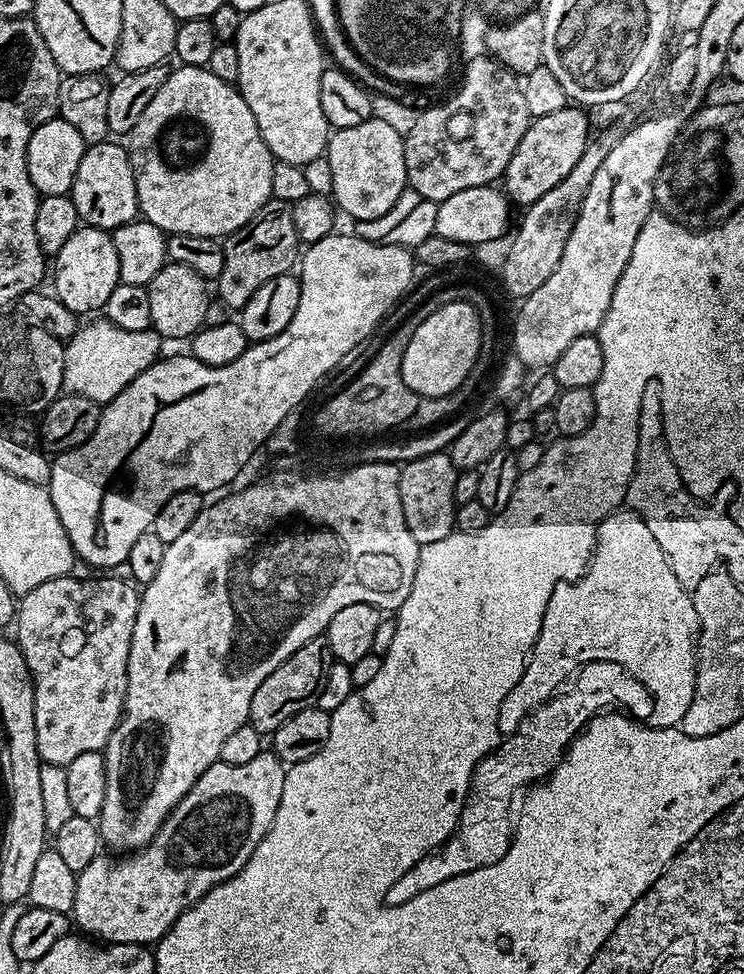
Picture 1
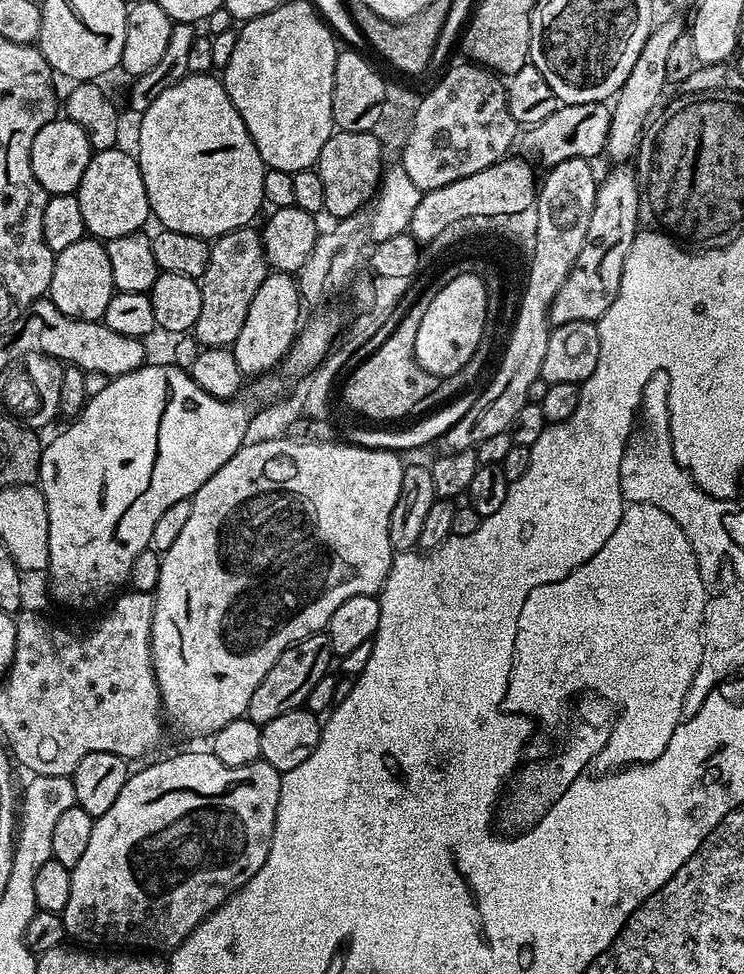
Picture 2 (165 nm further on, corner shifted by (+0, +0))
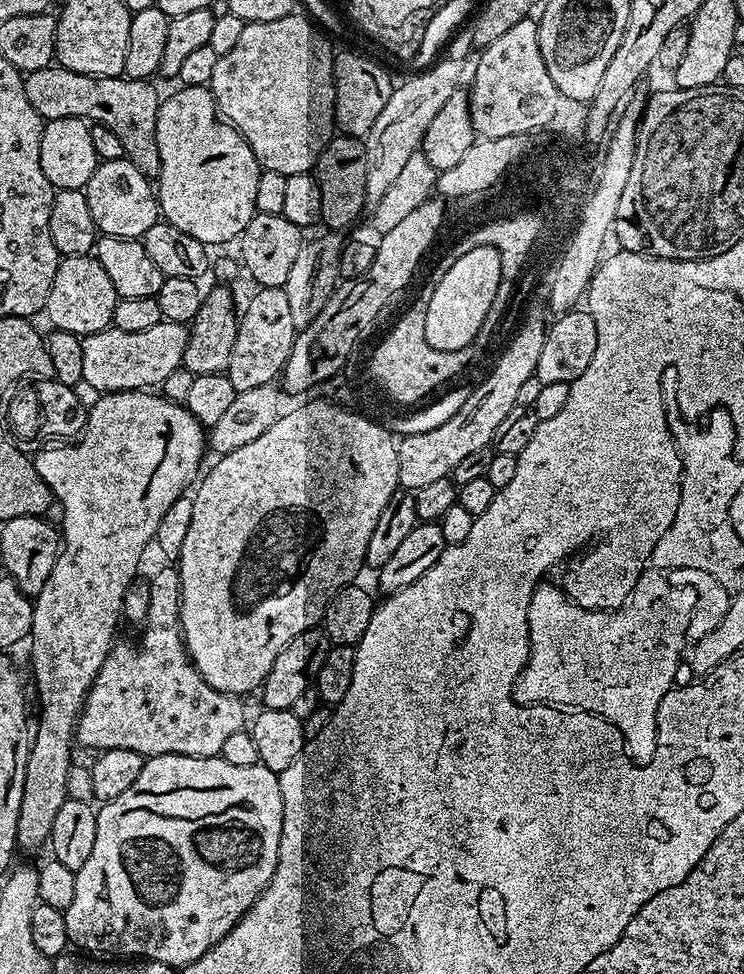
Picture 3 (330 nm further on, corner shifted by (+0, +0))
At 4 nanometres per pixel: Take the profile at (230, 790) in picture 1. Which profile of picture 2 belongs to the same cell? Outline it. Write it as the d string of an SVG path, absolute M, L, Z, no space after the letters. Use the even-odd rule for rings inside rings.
M210 750L204 752L180 752L169 760L160 760L157 764L148 764L141 772L133 771L129 775L126 786L122 786L122 794L106 810L106 814L95 817L90 830L90 842L86 851L82 854L78 866L70 871L72 881L70 882L70 902L66 902L63 910L64 931L73 941L84 946L116 946L112 944L125 944L128 950L160 950L165 948L171 950L177 948L186 937L189 936L208 917L215 908L226 903L226 901L237 892L245 882L254 878L258 870L266 862L266 854L270 854L270 842L274 834L274 822L278 810L278 798L280 797L280 777L274 766L265 764L258 759L250 766L222 766L218 758Z

